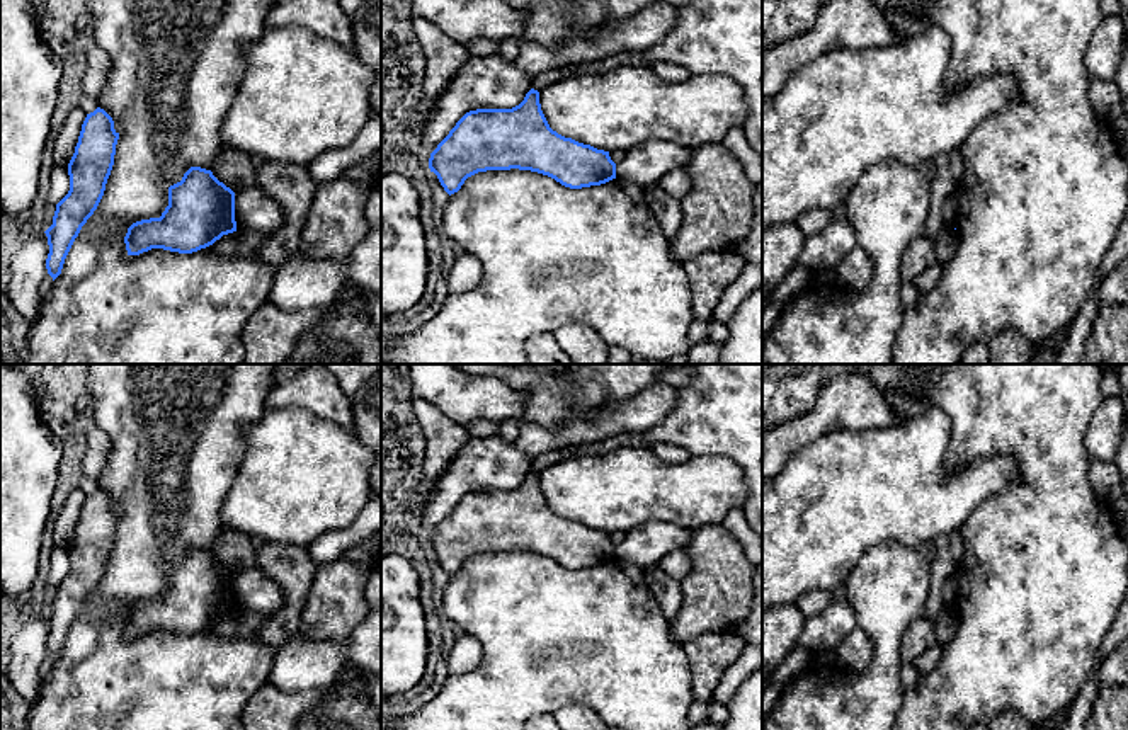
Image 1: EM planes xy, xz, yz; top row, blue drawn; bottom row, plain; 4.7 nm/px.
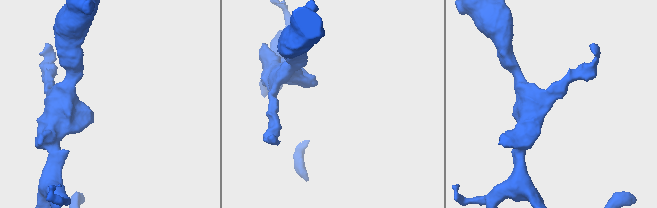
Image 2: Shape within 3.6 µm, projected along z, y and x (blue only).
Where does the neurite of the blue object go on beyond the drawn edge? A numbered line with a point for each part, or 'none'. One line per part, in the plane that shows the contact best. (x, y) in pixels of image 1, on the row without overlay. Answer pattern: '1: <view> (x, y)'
none

